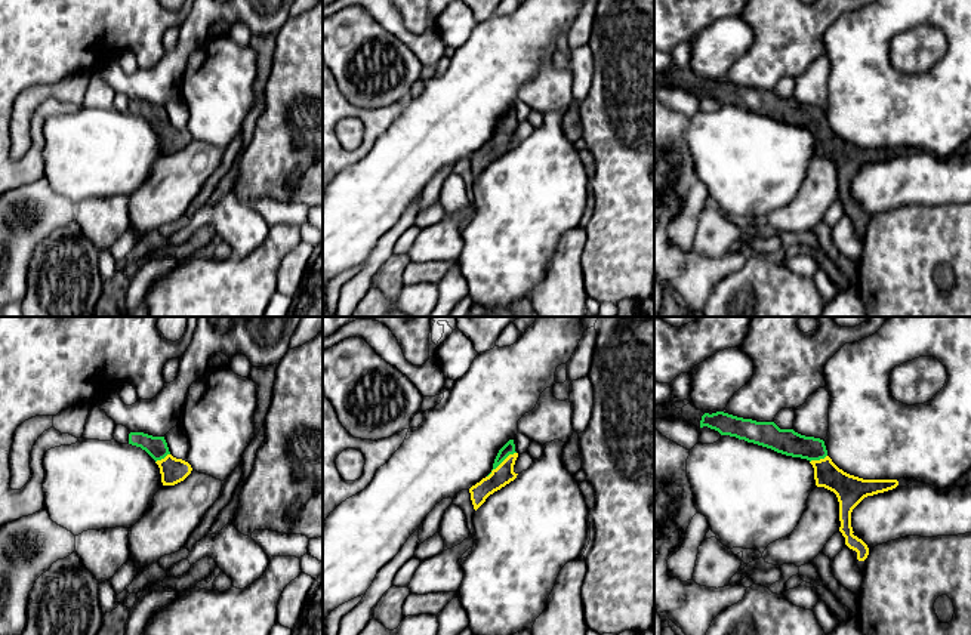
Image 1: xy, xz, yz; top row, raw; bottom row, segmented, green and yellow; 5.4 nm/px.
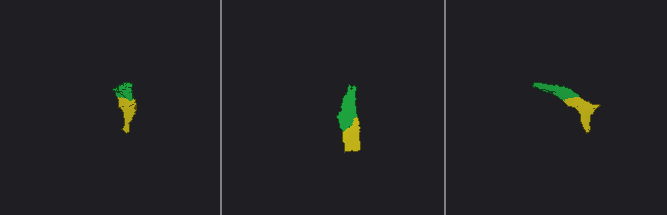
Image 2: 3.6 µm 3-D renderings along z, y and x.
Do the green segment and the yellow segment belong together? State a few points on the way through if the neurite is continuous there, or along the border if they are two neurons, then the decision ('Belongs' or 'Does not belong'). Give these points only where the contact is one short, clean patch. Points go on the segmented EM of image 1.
Path across: xz (508, 449), (506, 456), (501, 462), (504, 474). Belongs

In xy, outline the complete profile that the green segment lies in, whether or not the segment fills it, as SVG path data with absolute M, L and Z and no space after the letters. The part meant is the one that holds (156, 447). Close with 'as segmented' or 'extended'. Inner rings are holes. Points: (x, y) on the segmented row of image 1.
M130 432L129 444L145 450L158 465L163 486L175 486L184 481L192 471L191 465L170 454L164 437L152 437L144 432Z | extended

